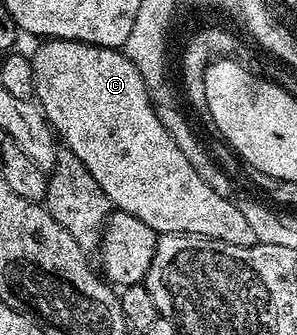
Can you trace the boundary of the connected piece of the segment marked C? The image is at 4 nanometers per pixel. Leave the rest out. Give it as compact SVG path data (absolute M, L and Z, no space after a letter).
M53 38L44 40L39 43L36 54L31 55L32 67L34 68L34 80L36 81L36 97L35 101L39 103L40 109L43 110L48 123L52 127L55 137L61 143L65 142L65 146L69 153L74 157L82 160L82 164L90 176L94 176L94 180L98 180L98 188L102 188L102 192L106 192L109 203L116 210L126 212L130 216L138 216L138 220L142 220L142 224L149 226L151 230L155 230L157 235L162 234L197 234L199 238L213 238L214 240L222 240L226 244L238 244L239 246L254 246L257 243L255 236L255 228L253 219L248 219L238 207L232 198L223 198L218 196L218 192L214 192L214 188L210 188L210 184L206 184L206 180L202 180L202 176L198 176L198 172L194 172L194 168L190 164L190 160L186 160L186 156L182 152L182 148L178 148L178 144L174 144L174 136L170 136L170 132L166 132L166 128L162 124L157 107L152 107L152 98L150 88L142 80L142 76L138 72L138 68L134 68L134 64L119 49L111 46L92 46L89 42L70 42L62 38Z

